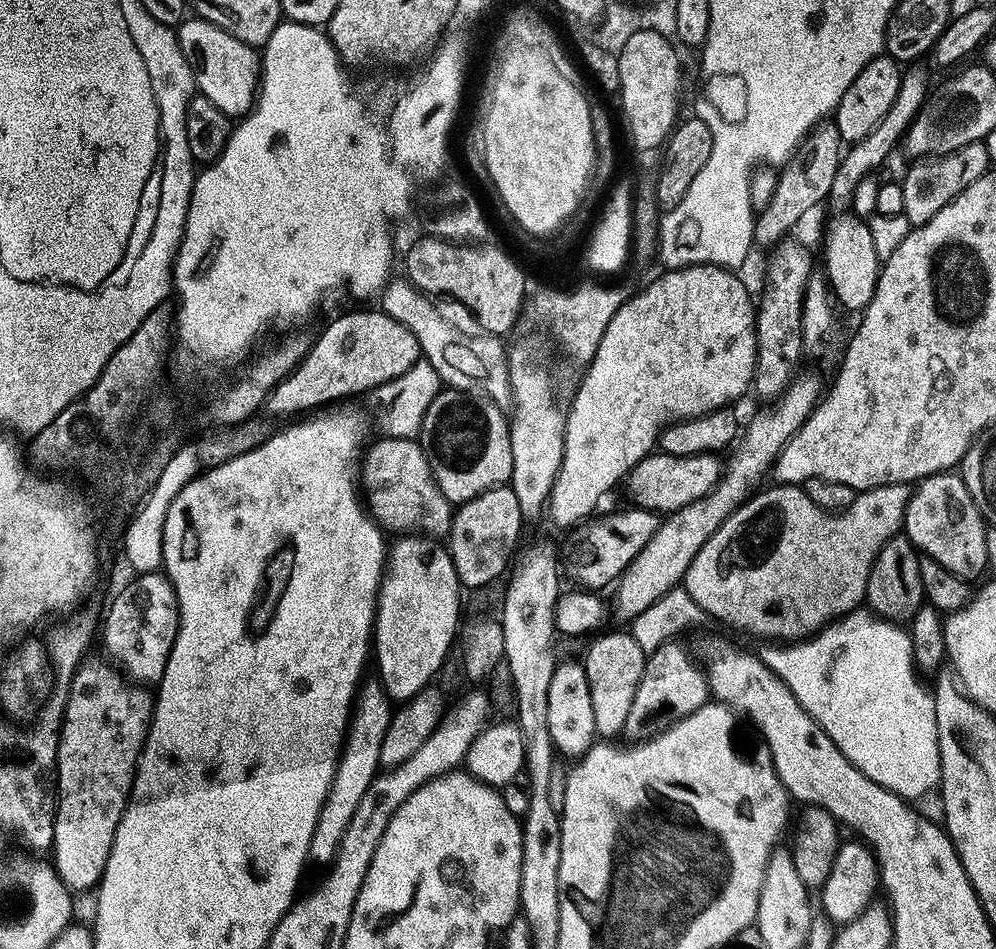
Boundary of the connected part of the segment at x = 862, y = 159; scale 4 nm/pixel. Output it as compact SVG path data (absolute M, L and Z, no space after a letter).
M920 66L909 67L901 75L898 95L875 128L861 141L853 143L843 153L828 197L828 204L831 204L835 213L842 214L851 209L853 193L857 190L858 182L877 171L876 168L885 162L895 146L897 148L901 143L920 109L927 103L930 96L928 93L928 76L922 69L916 67Z

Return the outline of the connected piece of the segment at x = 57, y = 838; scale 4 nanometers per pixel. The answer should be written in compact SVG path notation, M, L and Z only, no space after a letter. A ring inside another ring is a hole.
M91 660L81 663L68 689L68 703L64 706L64 719L60 725L59 756L56 759L57 800L52 860L59 878L72 892L93 889L105 870L118 822L131 796L133 774L144 740L148 737L148 727L152 725L154 707L153 693L147 687L125 678L111 663L108 665L100 660Z

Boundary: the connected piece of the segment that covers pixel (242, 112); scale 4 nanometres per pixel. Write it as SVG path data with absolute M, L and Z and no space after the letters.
M184 18L176 28L184 61L190 62L192 78L199 95L210 98L218 110L230 118L243 118L258 99L258 52L255 47L222 30L209 20Z

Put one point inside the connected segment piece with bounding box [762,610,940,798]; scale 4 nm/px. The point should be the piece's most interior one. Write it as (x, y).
(859, 679)

